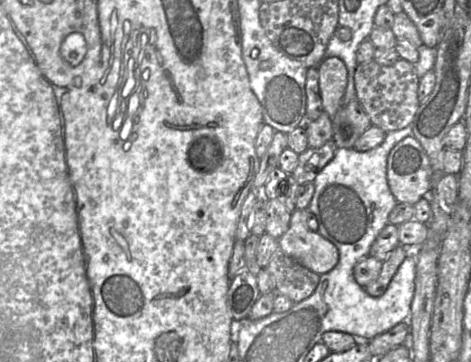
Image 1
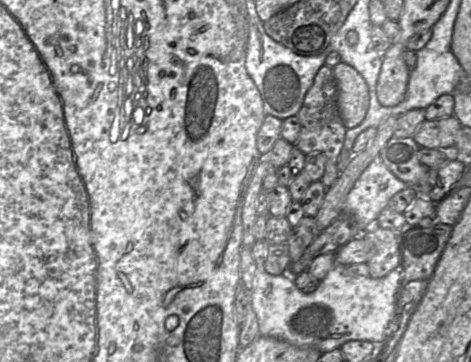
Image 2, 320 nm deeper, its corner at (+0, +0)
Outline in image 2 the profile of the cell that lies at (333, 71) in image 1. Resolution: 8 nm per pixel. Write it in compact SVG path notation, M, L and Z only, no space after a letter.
M340 61L332 68L337 85L337 101L343 125L349 129L358 126L366 116L370 96L366 81L352 66Z

